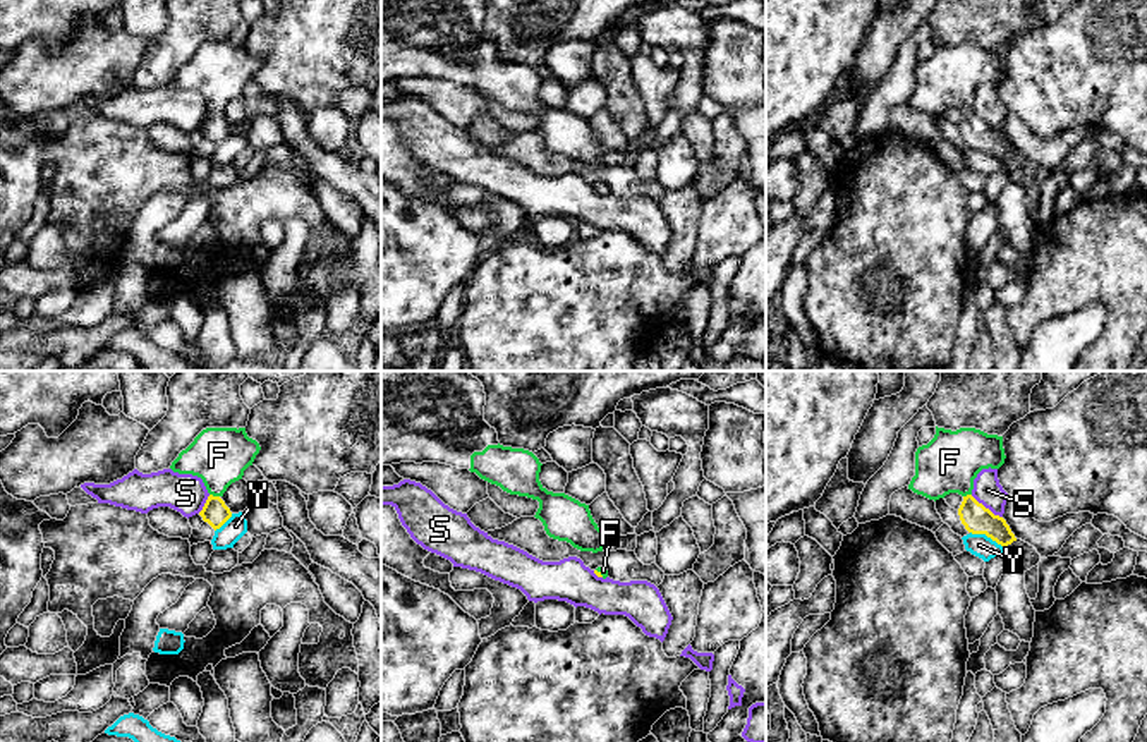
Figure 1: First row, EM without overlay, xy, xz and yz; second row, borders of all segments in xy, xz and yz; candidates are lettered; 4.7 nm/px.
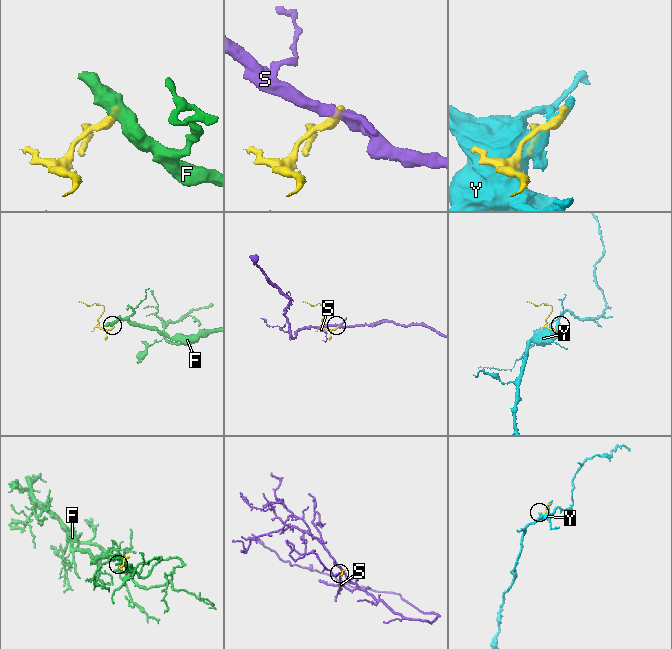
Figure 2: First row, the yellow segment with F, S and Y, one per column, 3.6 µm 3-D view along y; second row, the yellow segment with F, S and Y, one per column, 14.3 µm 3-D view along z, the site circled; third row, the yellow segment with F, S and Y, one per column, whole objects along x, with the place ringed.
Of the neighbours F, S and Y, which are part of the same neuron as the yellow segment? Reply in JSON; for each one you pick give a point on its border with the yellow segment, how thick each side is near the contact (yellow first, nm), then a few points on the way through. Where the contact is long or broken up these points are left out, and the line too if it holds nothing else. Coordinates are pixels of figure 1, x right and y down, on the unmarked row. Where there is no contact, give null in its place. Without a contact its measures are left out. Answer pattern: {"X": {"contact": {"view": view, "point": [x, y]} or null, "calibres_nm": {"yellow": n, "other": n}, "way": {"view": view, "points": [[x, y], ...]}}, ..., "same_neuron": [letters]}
{"F": {"contact": {"view": "xy", "point": [215, 112]}, "calibres_nm": {"yellow": 120, "other": 280}, "way": {"view": "xy", "points": [[215, 127], [215, 112], [218, 71]]}}, "same_neuron": ["F"]}

